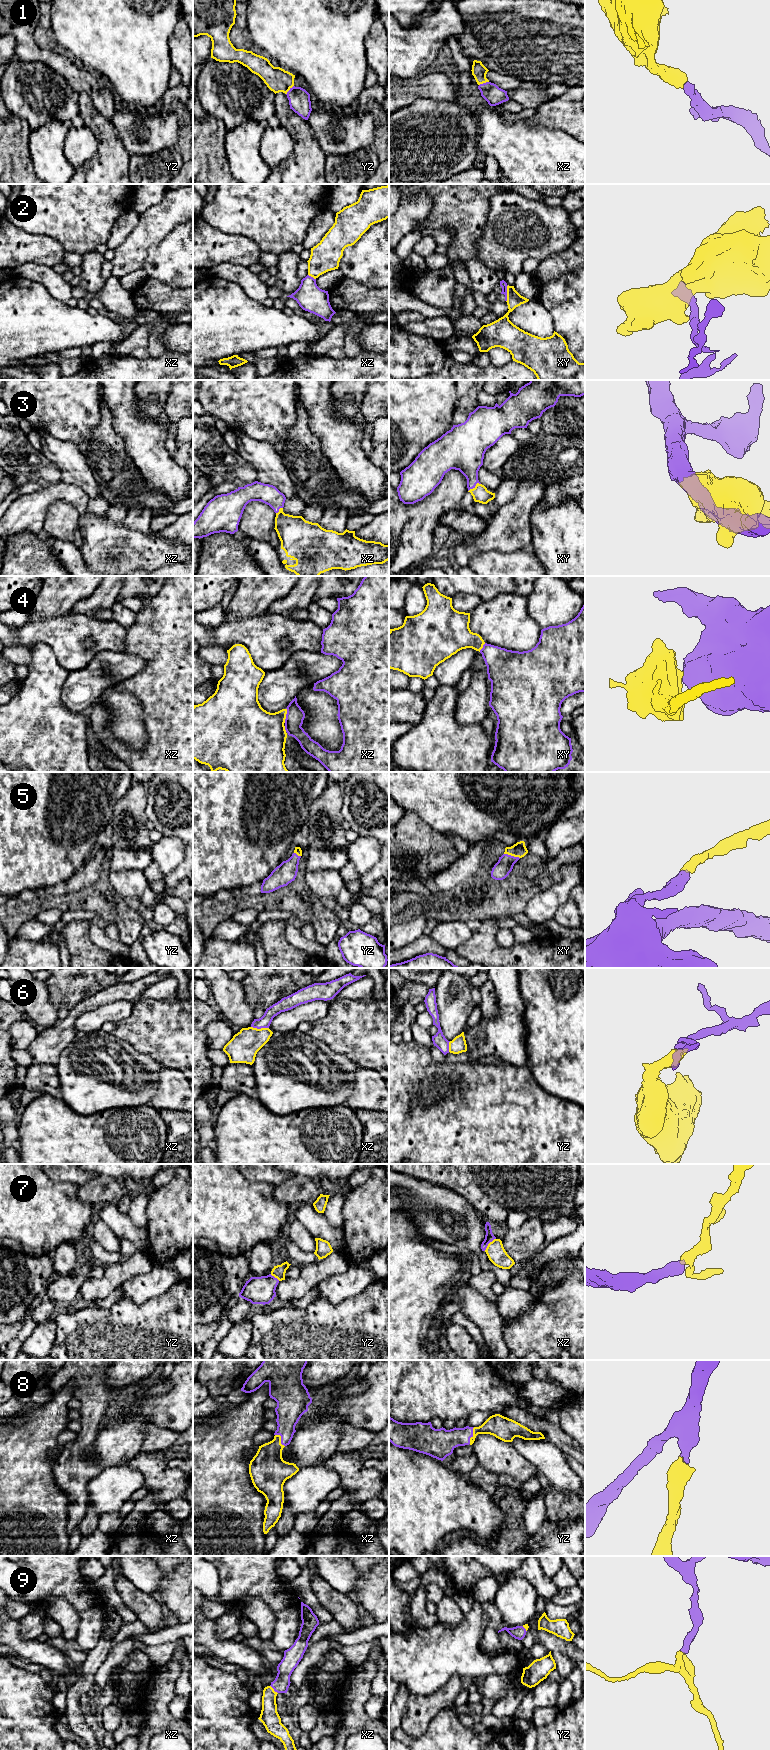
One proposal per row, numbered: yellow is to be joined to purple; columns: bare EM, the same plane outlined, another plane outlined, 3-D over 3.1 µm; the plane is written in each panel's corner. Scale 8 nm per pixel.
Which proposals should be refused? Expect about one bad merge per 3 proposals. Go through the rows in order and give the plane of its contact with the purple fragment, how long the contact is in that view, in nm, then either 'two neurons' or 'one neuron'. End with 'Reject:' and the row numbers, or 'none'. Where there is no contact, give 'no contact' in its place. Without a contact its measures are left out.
1: contact in yz; length 100 nm; one neuron
2: contact in xy; length 140 nm; two neurons
3: contact in xy; length 120 nm; one neuron
4: contact in xz; length 120 nm; two neurons
5: contact in xy; length 130 nm; one neuron
6: contact in xz; length 140 nm; one neuron
7: contact in xz; length 140 nm; one neuron
8: contact in yz; length 140 nm; one neuron
9: contact in xz; length 90 nm; one neuron
Reject: 2, 4

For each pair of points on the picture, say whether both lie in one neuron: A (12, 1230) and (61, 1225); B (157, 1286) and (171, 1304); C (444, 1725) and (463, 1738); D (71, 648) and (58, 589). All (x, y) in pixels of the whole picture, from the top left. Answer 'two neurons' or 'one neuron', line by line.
A: one neuron
B: two neurons
C: one neuron
D: two neurons

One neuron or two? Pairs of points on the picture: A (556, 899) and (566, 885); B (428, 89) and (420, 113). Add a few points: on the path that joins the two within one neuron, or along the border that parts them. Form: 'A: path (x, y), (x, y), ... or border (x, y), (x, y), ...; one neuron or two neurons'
A: path (556, 896), (563, 888); one neuron
B: border (448, 100), (416, 98), (403, 107); two neurons

